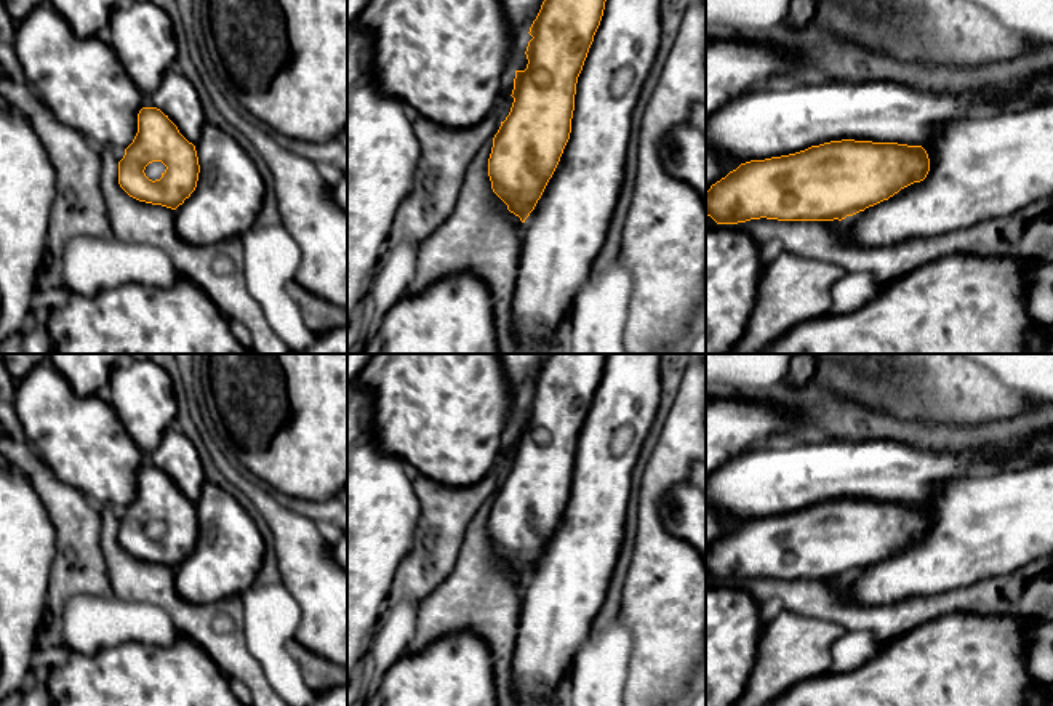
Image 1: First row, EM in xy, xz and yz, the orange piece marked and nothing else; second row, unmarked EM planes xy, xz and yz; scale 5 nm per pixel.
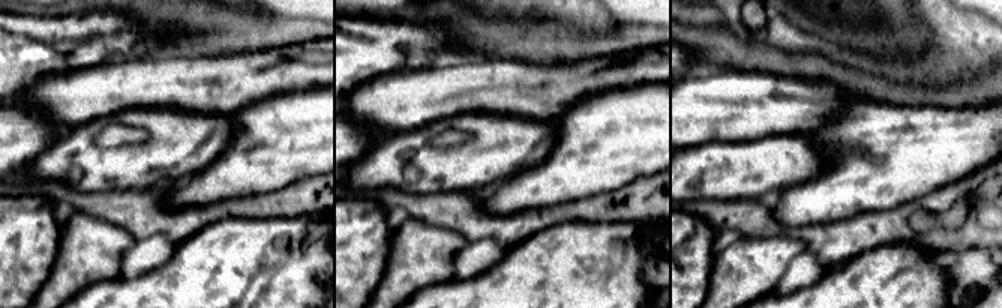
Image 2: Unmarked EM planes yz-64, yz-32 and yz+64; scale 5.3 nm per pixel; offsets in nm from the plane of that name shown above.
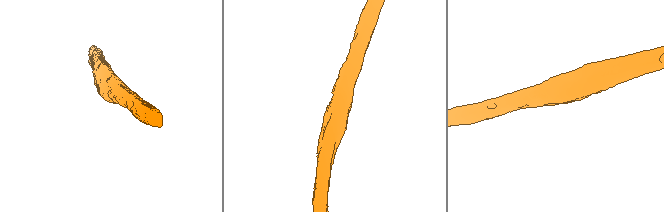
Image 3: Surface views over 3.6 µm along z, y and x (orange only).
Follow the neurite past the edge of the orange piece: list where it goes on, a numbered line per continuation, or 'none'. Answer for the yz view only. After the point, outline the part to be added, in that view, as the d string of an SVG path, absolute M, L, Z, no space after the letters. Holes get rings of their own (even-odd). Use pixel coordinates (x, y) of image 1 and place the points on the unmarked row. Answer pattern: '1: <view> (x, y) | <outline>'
none

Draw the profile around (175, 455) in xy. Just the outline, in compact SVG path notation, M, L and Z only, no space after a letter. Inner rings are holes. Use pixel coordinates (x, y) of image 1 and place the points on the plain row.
M168 427L152 459L189 501L195 504L200 499L206 482L203 466L195 445L181 431Z

